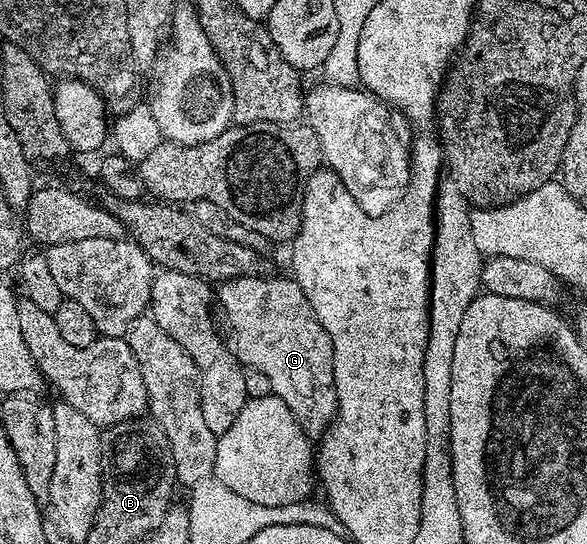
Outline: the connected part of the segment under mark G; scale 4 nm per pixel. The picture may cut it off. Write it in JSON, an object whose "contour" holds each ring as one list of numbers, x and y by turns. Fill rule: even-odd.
{"contour":[[239,276,236,280,224,280,217,288,217,304,227,315,239,363,244,368,261,370,269,378,272,393,289,406,305,435,319,438,331,425,337,410,331,335,321,326,295,279,271,279]]}

